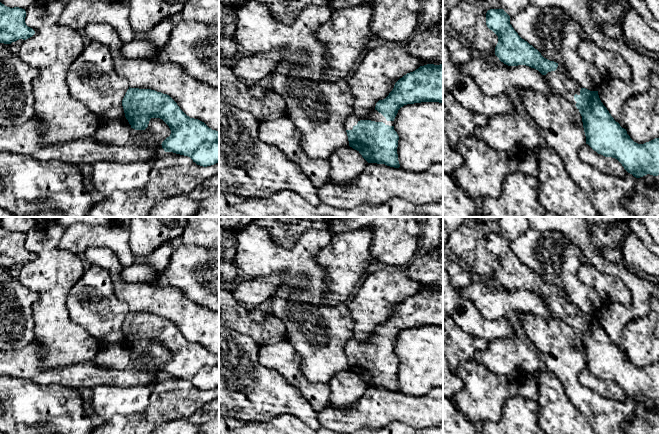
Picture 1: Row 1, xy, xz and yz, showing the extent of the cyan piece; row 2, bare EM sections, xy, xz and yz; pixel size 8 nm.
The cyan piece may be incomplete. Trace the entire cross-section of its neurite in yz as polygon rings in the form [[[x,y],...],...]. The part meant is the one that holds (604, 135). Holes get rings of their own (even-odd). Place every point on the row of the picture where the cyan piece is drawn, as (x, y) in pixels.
[[[490,9],[486,13],[486,25],[498,36],[495,47],[495,55],[501,62],[508,66],[526,65],[538,70],[545,76],[552,93],[565,97],[575,105],[582,116],[583,128],[586,136],[586,144],[594,151],[605,157],[617,159],[624,169],[636,178],[647,174],[659,175],[659,138],[655,138],[644,144],[634,142],[614,120],[607,108],[601,102],[598,91],[590,91],[582,88],[574,81],[568,72],[558,63],[544,58],[541,53],[522,39],[510,24],[510,16],[503,9]]]

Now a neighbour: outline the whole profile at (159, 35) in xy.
[[[178,16],[167,17],[144,34],[138,35],[137,38],[150,41],[158,47],[164,46],[168,42],[170,31],[178,19]]]

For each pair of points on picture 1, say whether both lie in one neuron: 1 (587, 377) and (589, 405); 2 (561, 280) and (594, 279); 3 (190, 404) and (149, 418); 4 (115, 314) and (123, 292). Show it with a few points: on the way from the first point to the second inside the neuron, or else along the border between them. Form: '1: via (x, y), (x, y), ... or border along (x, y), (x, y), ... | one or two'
1: border along (583, 368), (578, 380), (609, 399) | two
2: border along (580, 264), (578, 278), (590, 285), (597, 294) | two
3: via (180, 406), (164, 407), (159, 411) | one
4: border along (111, 277), (113, 292), (126, 304), (129, 310) | two

